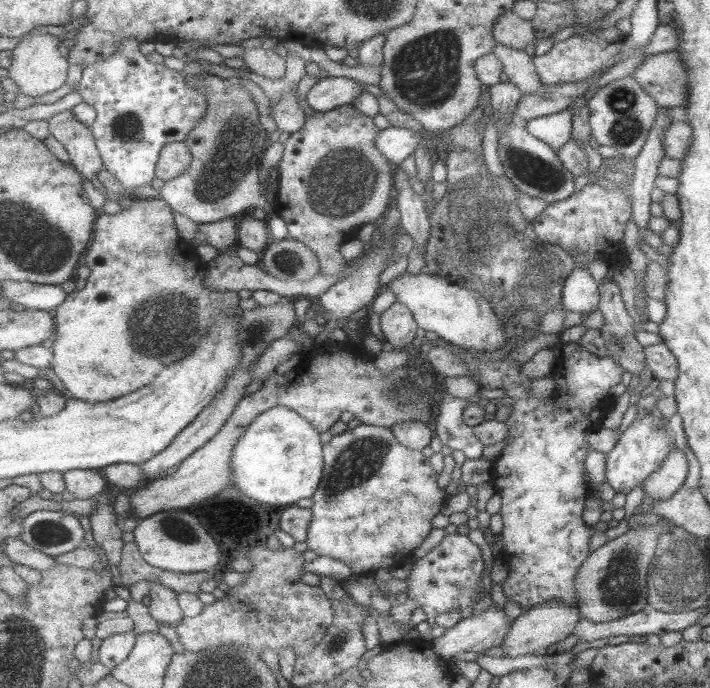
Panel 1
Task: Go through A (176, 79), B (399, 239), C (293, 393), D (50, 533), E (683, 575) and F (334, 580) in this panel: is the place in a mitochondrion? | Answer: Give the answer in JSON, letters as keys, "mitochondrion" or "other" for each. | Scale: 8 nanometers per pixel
{"A":"other","B":"other","C":"other","D":"mitochondrion","E":"mitochondrion","F":"other"}

